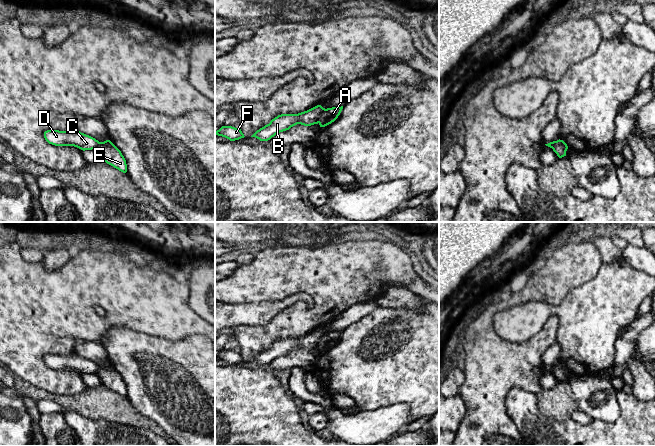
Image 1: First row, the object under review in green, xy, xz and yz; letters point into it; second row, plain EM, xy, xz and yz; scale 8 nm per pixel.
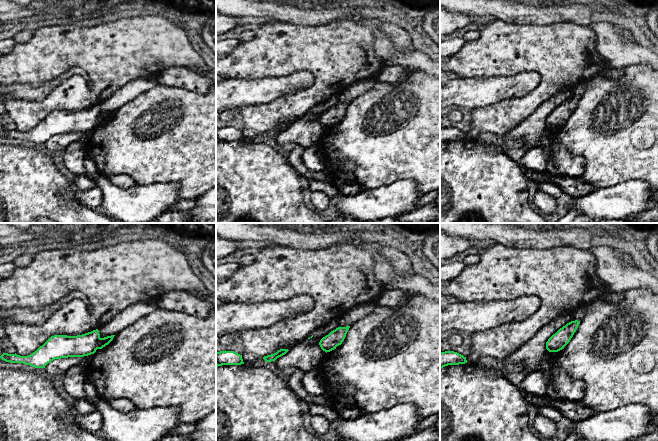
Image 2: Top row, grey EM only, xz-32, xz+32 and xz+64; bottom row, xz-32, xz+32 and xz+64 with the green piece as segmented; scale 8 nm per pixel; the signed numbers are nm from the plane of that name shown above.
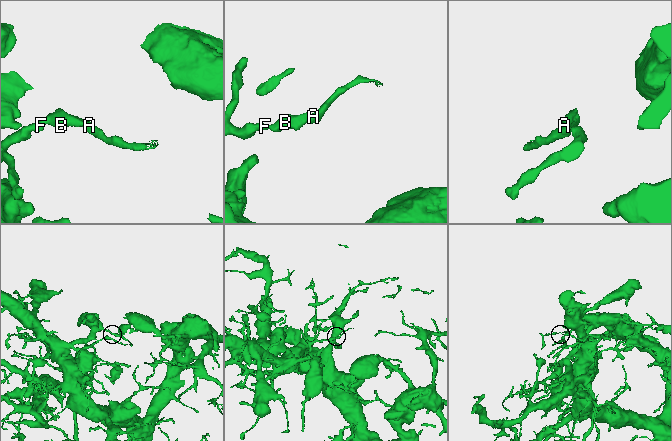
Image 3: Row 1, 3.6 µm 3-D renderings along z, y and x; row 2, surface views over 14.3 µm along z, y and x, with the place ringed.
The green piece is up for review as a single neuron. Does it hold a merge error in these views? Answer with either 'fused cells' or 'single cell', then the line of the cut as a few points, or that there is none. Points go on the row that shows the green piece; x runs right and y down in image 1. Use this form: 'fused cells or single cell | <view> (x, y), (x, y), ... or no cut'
fused cells | xz (324, 108), (317, 122)

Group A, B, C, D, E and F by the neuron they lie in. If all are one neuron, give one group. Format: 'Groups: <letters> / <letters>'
Groups: A E / B C D F

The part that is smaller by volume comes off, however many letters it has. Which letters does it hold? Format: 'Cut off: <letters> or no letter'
Cut off: A, E

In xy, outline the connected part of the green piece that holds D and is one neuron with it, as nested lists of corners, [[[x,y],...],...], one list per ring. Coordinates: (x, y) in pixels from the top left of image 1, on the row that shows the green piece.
[[[47,130],[44,132],[45,140],[55,146],[74,146],[83,151],[96,149],[99,141],[81,133],[78,130],[59,131]]]

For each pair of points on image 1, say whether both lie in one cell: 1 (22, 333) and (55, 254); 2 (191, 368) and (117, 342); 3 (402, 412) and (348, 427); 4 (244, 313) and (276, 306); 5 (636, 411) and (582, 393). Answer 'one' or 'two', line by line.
1: two
2: one
3: one
4: one
5: two

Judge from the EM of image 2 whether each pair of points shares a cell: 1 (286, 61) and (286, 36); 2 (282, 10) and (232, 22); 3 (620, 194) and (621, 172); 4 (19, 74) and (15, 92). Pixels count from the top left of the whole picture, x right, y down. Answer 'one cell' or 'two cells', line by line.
1: one cell
2: two cells
3: two cells
4: two cells

